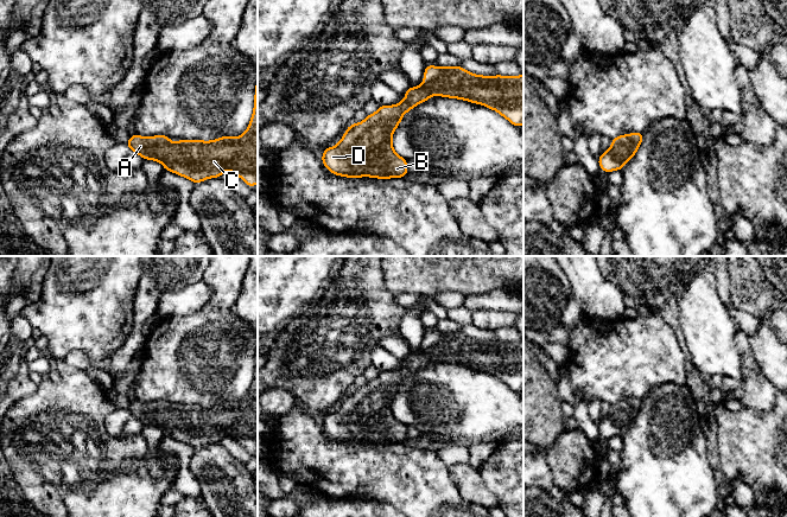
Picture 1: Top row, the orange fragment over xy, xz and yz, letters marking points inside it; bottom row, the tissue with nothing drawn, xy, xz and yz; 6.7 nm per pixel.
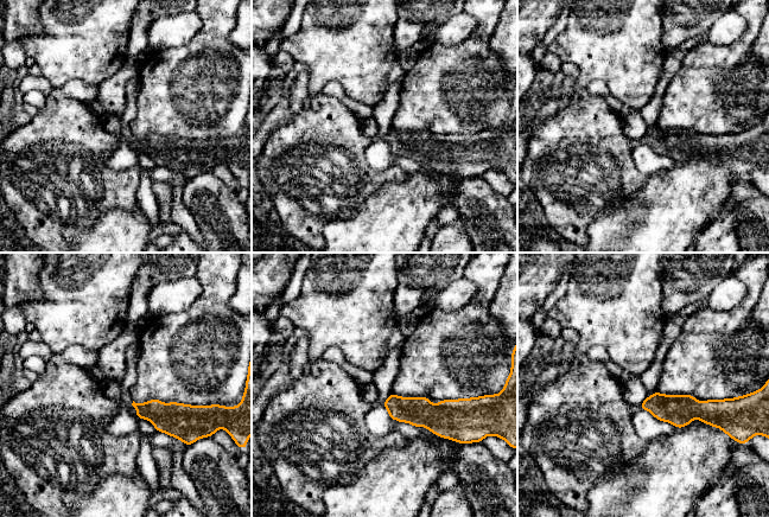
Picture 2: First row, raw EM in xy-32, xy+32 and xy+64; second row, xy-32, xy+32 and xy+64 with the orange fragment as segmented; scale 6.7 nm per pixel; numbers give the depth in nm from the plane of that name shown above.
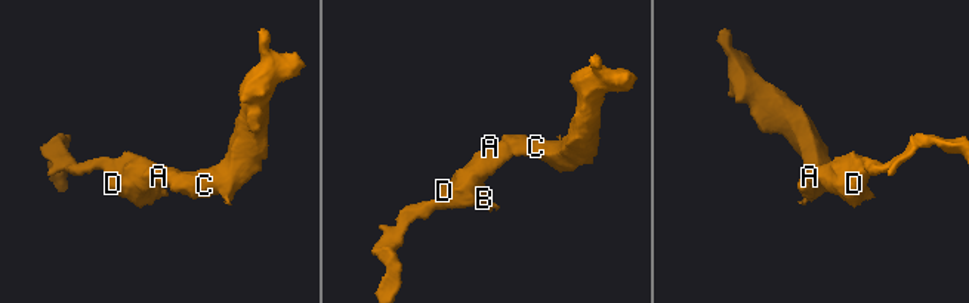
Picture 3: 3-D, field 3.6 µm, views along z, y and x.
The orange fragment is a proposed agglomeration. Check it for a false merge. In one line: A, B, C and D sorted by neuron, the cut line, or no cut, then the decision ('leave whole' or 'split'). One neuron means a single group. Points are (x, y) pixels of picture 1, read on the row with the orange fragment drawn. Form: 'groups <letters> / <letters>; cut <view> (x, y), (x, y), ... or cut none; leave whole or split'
groups A B C D; cut none; leave whole

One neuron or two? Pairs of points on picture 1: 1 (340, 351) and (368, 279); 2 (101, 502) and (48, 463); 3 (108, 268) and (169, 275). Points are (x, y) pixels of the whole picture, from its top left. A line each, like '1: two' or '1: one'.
1: one
2: two
3: two

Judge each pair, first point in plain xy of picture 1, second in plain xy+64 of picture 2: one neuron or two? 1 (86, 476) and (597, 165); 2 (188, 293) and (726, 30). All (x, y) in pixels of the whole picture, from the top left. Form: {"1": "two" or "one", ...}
{"1": "one", "2": "one"}

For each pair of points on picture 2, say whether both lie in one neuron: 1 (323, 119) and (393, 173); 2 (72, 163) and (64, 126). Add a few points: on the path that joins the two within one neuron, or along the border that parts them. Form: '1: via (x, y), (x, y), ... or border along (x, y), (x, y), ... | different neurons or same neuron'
1: via (338, 138), (349, 148), (355, 159), (374, 176) | same neuron
2: via (64, 153), (64, 135) | same neuron

